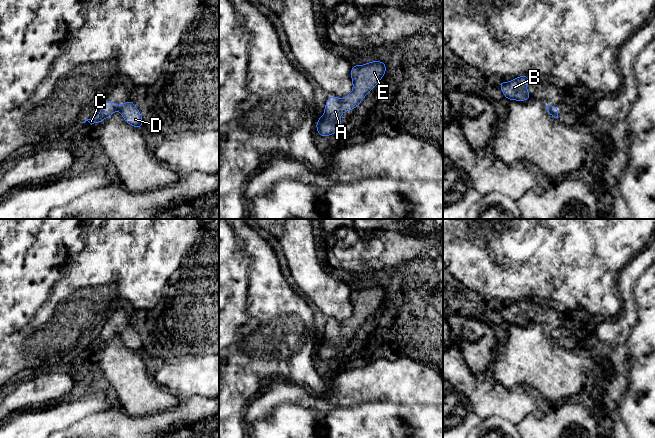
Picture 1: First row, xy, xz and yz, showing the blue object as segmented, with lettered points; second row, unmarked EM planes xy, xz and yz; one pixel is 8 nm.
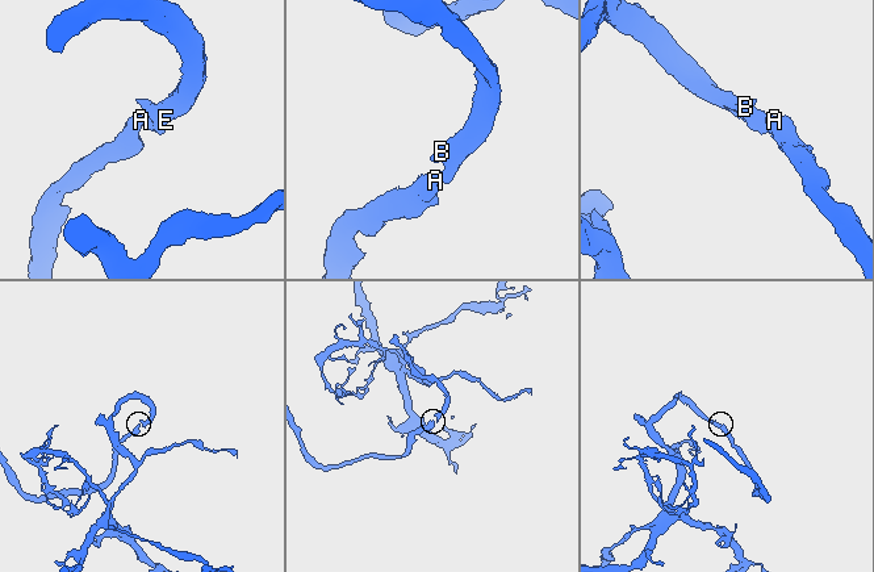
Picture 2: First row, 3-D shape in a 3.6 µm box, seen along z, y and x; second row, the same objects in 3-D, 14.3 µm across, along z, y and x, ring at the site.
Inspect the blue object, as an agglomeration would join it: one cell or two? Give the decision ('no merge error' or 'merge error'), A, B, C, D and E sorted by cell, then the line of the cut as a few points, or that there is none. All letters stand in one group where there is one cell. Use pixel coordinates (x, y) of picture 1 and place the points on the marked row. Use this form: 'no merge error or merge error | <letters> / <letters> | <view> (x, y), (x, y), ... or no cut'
no merge error | A B C D E | no cut

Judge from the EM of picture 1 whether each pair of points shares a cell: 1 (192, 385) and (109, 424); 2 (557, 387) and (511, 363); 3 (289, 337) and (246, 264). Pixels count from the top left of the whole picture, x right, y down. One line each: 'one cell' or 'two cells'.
1: two cells
2: one cell
3: one cell

